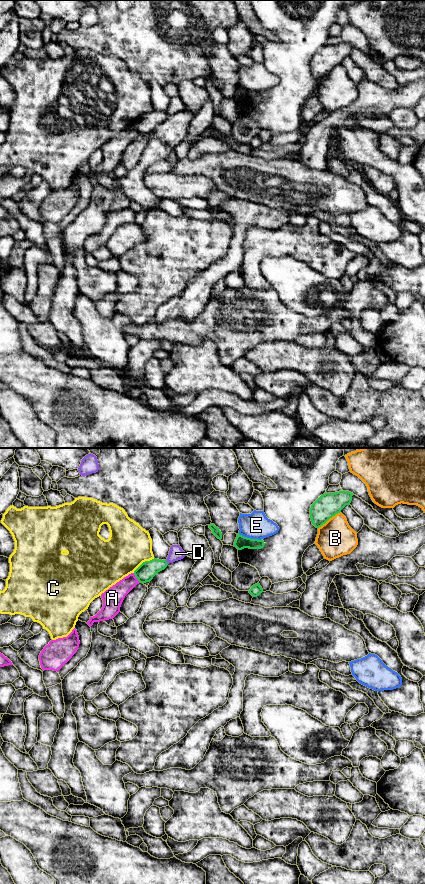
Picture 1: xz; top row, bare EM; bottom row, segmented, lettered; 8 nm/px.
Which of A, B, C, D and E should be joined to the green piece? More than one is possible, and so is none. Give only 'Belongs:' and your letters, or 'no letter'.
Belongs: no letter

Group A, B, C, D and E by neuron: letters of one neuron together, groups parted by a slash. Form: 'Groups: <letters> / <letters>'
Groups: A / B / C / D / E

